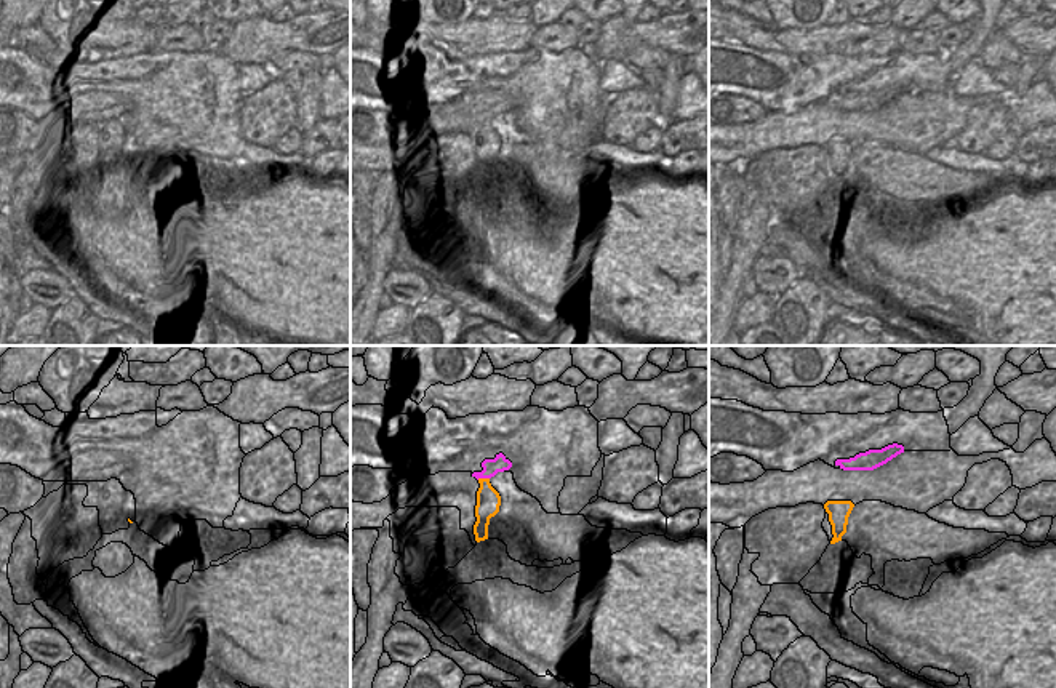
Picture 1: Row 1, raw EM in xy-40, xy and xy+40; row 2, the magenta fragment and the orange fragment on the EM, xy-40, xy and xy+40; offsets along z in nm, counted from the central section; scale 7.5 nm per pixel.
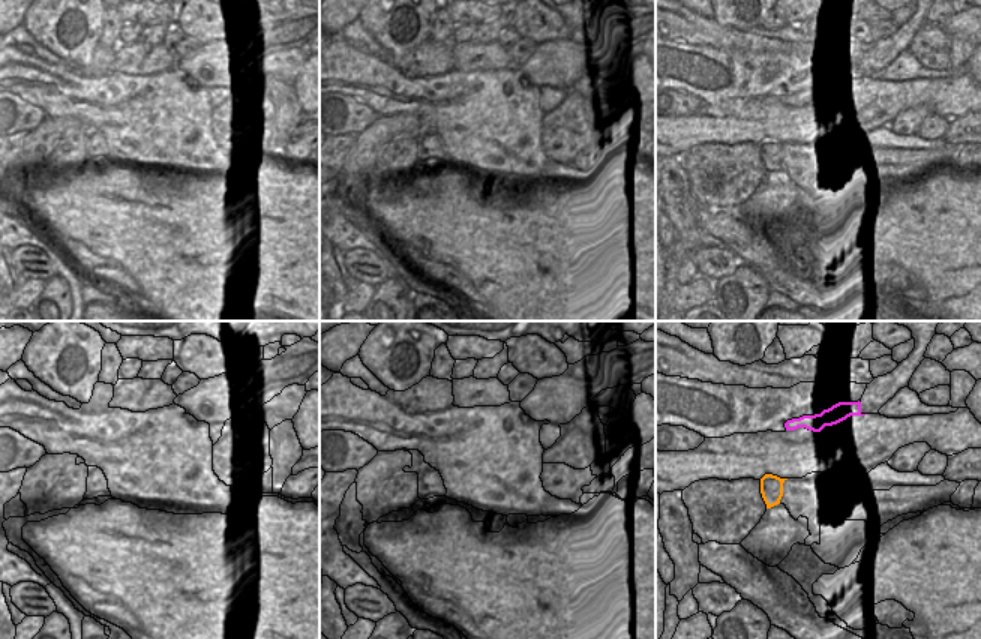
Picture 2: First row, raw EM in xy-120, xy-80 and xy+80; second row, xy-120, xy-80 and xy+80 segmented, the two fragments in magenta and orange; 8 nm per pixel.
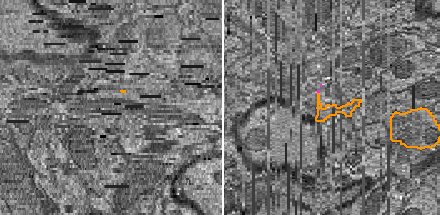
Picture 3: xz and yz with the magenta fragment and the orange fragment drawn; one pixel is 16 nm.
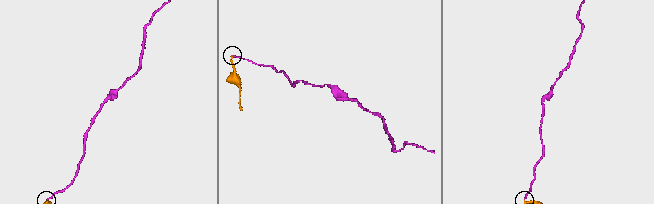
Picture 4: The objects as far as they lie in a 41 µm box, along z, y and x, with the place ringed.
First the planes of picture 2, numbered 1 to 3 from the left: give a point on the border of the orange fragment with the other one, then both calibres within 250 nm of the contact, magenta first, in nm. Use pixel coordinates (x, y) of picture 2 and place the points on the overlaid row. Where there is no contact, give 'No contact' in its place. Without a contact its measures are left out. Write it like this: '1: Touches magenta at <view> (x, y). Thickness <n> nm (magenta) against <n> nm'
1: No contact
2: No contact
3: No contact

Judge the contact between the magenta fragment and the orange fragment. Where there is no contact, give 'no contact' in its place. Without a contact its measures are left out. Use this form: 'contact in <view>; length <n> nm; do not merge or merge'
contact in xy; length 100 nm; do not merge

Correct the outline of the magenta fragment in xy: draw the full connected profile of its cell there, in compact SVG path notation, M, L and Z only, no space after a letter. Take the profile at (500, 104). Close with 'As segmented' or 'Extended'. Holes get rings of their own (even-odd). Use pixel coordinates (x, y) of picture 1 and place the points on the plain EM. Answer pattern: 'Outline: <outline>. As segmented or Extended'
Outline: M496 96L494 101L485 101L482 104L483 112L482 114L474 114L472 118L478 120L491 120L498 114L509 112L512 109L512 104L502 96Z. As segmented

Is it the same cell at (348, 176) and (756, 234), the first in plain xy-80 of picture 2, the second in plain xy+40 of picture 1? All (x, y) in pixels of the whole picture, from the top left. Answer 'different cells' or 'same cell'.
same cell

